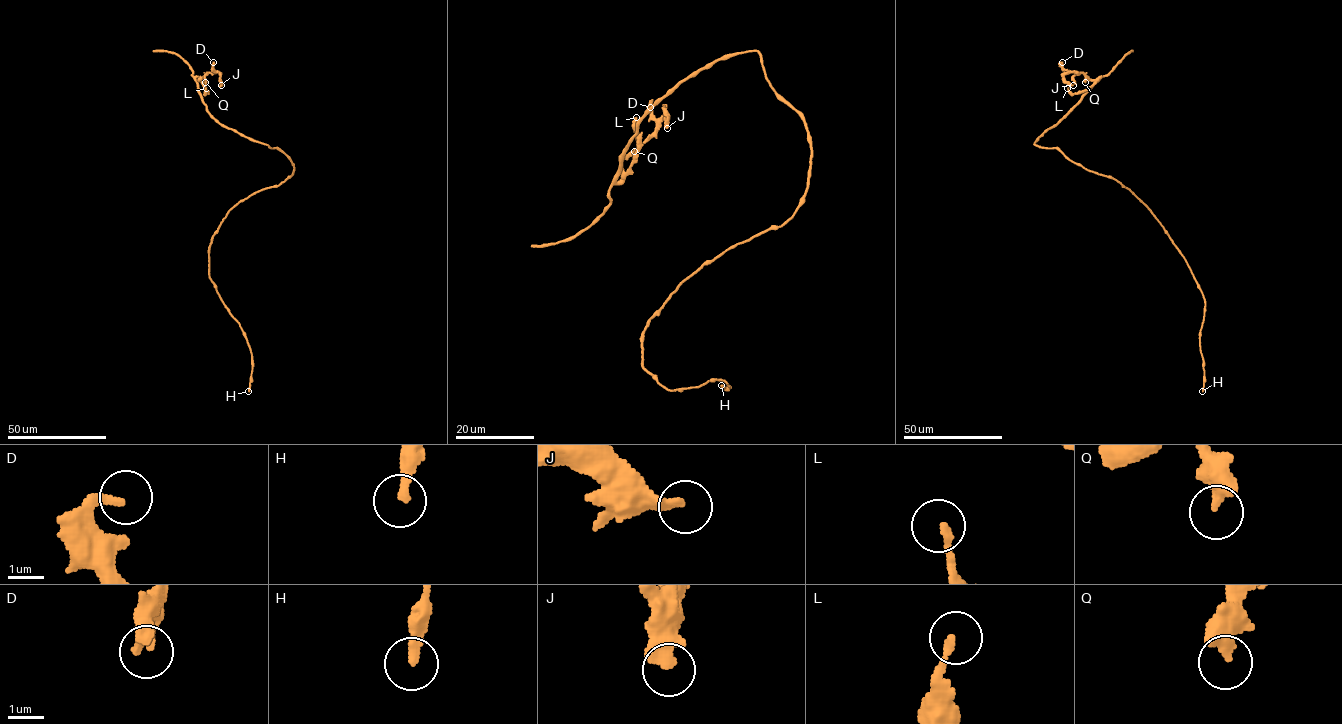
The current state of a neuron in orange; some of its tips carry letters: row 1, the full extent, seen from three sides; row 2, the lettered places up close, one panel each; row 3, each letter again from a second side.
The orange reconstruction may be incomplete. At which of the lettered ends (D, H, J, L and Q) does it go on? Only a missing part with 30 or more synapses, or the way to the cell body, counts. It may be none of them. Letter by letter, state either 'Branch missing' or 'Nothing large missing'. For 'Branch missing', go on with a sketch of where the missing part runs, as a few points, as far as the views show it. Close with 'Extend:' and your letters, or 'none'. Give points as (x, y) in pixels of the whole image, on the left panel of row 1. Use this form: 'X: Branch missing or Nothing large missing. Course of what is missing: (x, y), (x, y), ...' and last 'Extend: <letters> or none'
D: Nothing large missing
H: Nothing large missing
J: Nothing large missing
L: Nothing large missing
Q: Nothing large missing
Extend: none

